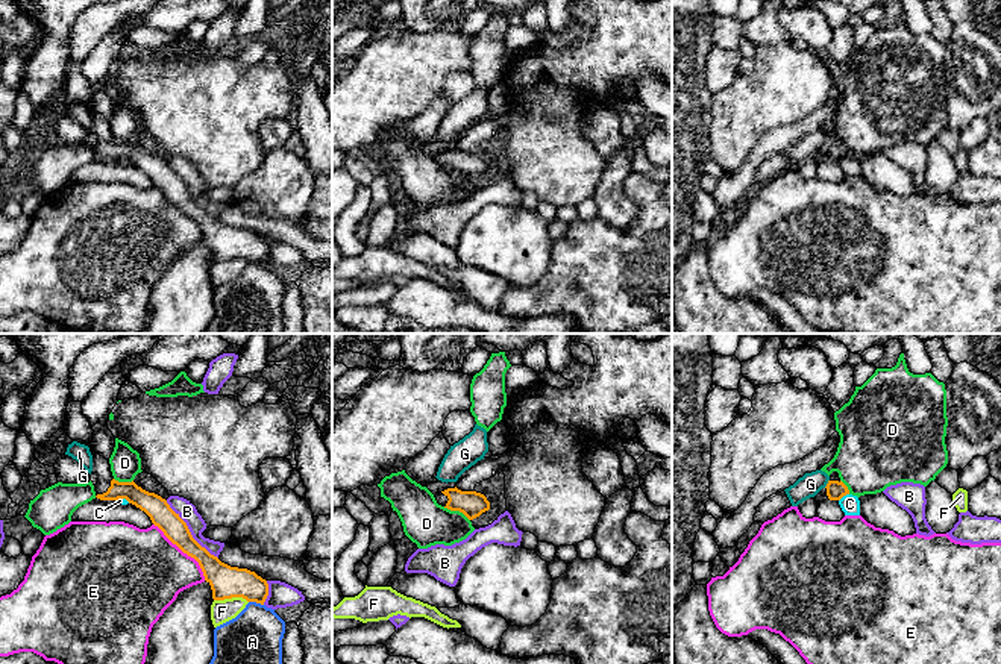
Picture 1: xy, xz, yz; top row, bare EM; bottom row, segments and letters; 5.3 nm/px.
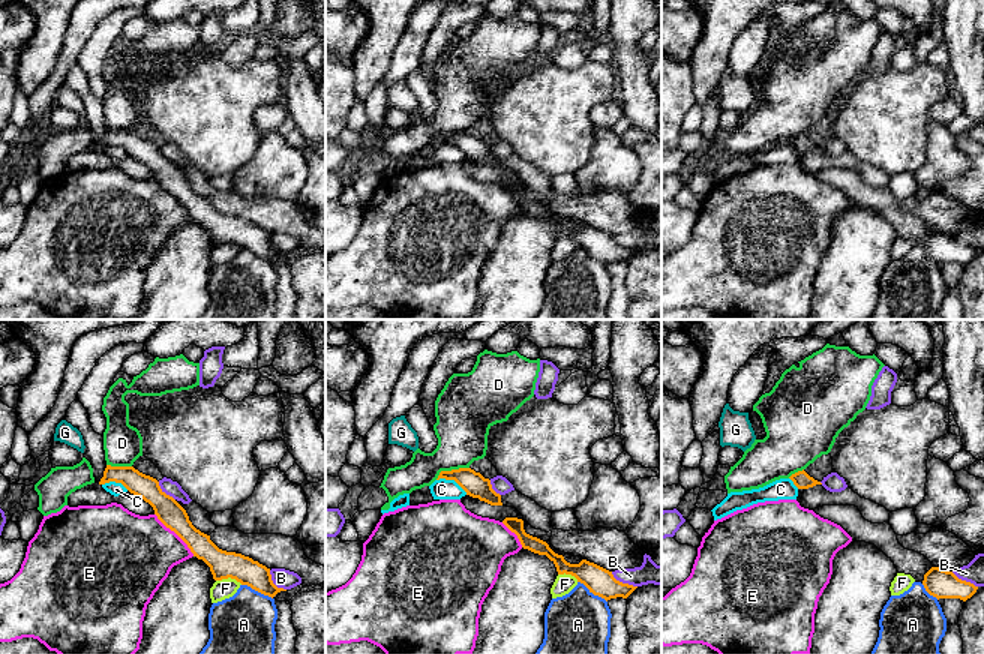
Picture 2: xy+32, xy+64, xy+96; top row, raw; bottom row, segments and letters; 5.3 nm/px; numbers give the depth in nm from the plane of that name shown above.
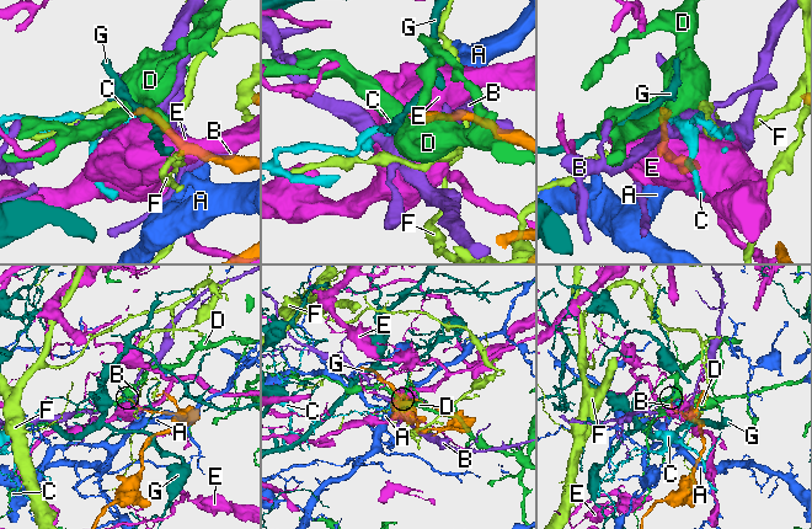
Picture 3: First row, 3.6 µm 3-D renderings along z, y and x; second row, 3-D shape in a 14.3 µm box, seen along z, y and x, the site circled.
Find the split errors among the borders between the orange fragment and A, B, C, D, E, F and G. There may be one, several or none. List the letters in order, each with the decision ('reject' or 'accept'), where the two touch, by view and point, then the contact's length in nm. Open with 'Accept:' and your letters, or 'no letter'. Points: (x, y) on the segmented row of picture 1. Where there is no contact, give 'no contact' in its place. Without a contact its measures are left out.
Accept: no letter
A: reject; contact xy (257, 602); length 80 nm
B: reject; contact xy (188, 531); length 420 nm
C: reject; contact yz (844, 494); length 70 nm
D: reject; contact xz (457, 510); length 160 nm
E: reject; contact xy (184, 552); length 400 nm
F: reject; contact xy (231, 598); length 180 nm
G: reject; contact yz (827, 484); length 50 nm

